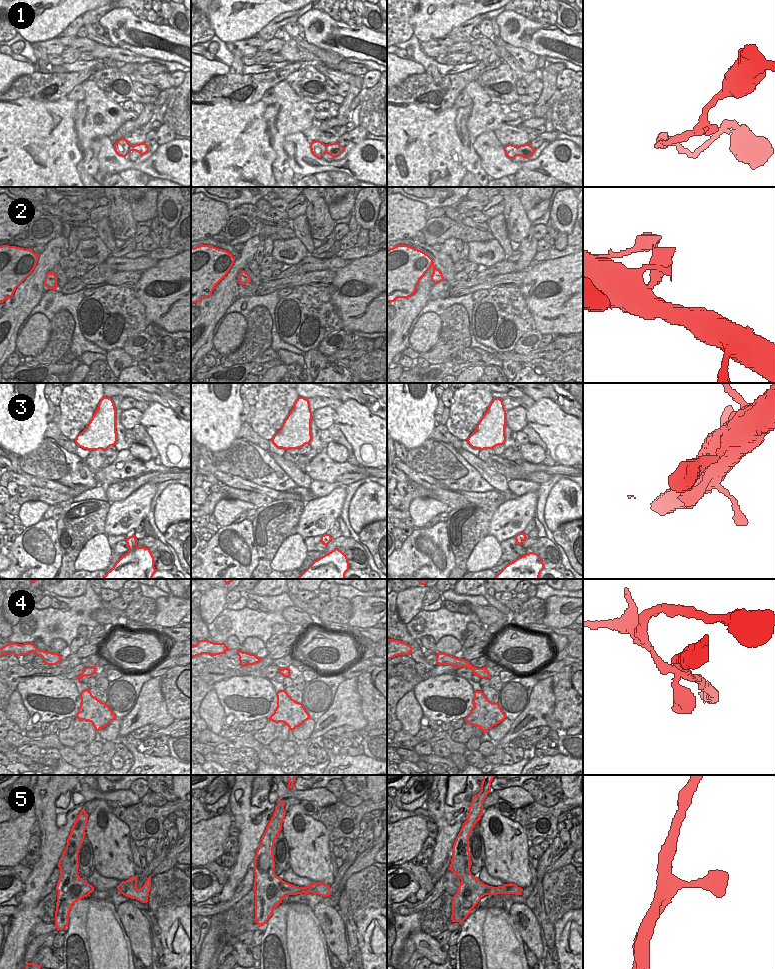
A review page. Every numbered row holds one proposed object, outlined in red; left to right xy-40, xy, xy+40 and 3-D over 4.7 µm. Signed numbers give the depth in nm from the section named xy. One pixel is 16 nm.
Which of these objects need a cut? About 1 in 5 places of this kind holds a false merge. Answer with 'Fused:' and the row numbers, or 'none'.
Fused: 4

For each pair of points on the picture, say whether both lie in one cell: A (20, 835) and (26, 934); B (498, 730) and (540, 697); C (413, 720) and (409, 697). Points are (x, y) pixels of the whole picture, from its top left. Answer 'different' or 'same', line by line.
A: different
B: different
C: same

